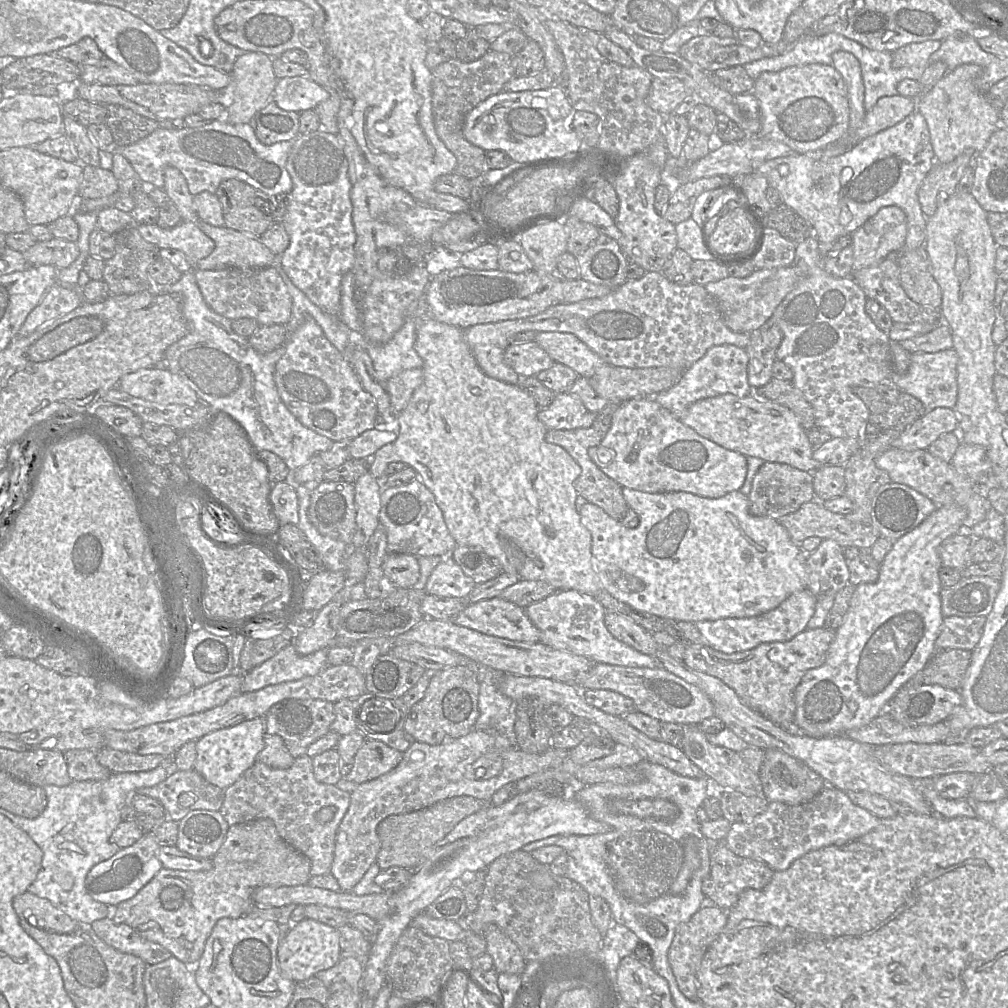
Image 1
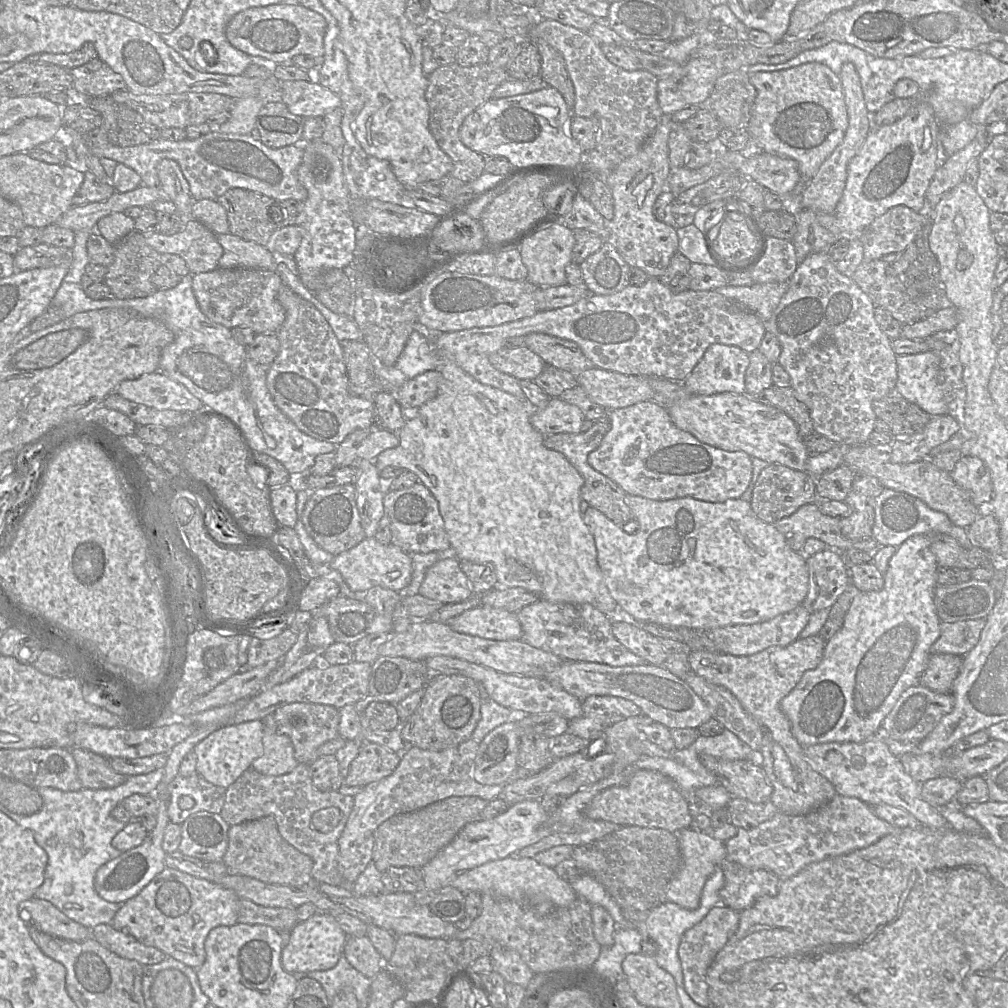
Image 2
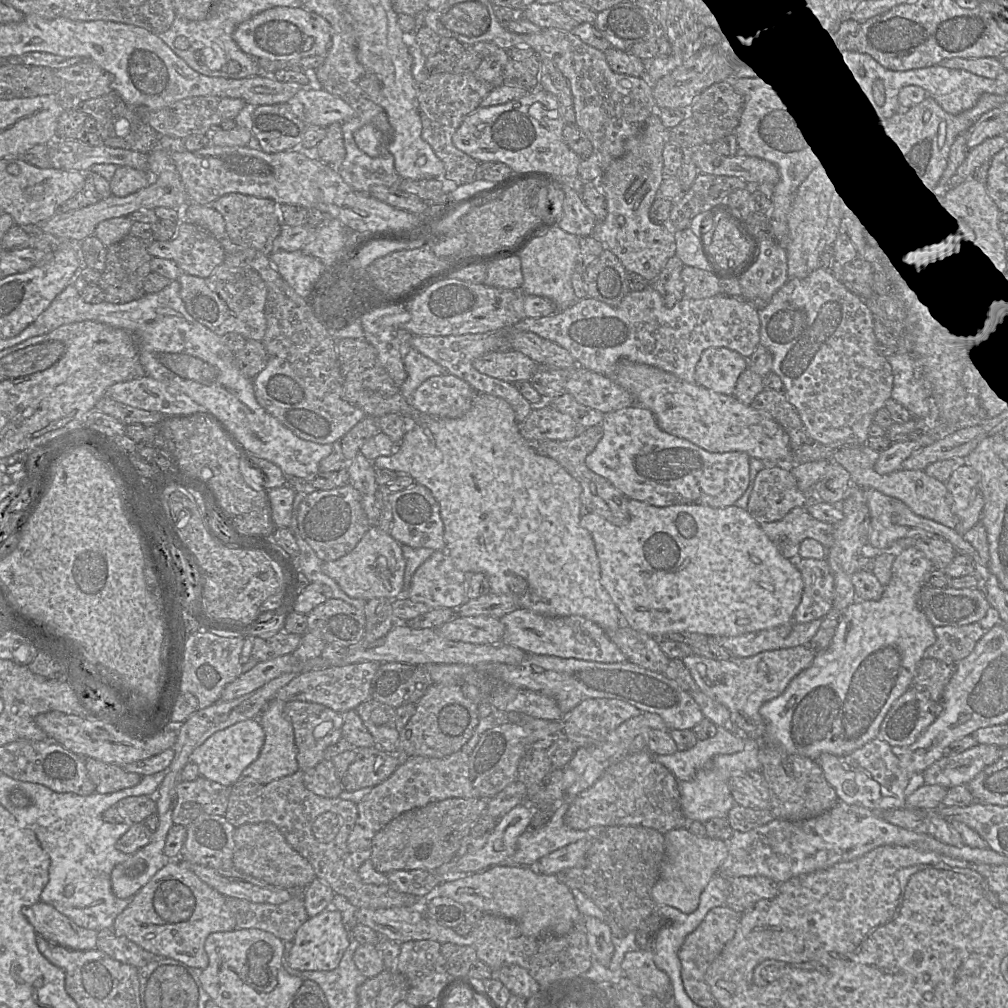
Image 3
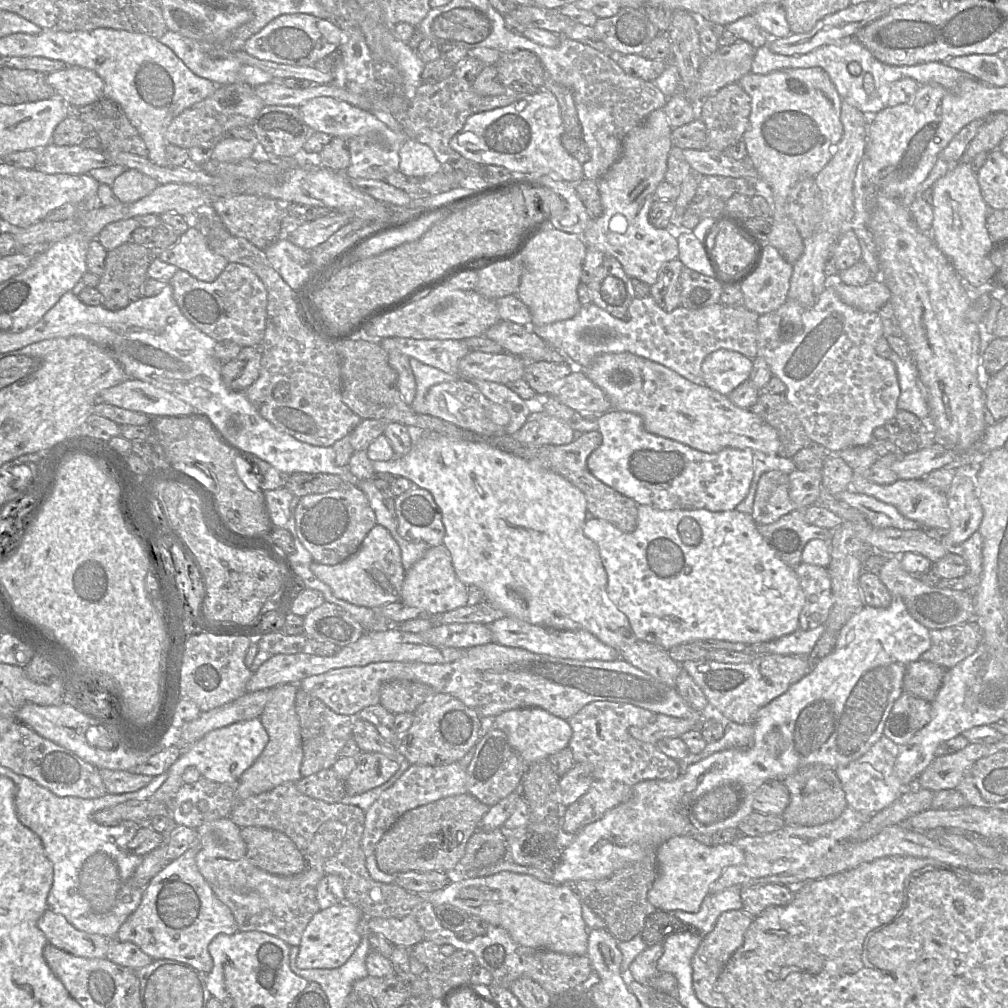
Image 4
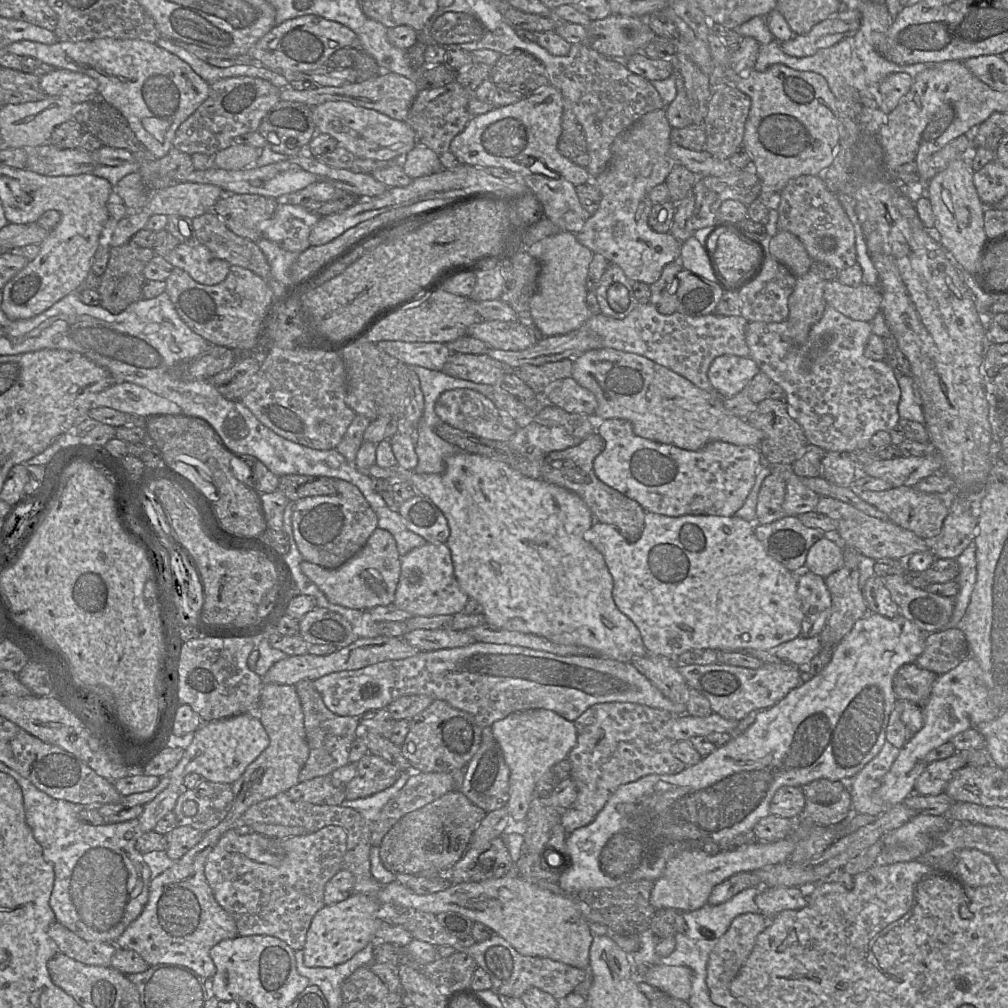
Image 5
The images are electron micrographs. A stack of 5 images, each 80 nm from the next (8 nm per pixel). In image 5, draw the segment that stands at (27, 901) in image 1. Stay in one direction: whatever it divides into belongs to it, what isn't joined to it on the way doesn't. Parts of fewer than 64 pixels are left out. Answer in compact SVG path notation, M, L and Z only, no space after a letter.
M58 921L50 926L48 933L60 952L86 965L110 966L118 949L115 943L86 941Z

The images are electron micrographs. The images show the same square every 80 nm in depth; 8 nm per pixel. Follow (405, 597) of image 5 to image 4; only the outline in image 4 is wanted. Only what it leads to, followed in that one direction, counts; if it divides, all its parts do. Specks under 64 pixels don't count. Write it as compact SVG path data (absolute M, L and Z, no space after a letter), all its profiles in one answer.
M443 545L430 547L424 555L405 571L401 601L418 608L424 615L442 614L467 605L468 586L457 576L448 549Z

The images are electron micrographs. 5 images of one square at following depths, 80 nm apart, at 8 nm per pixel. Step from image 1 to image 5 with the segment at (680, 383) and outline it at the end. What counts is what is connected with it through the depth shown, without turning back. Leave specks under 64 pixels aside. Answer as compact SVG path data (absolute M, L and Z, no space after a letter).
M727 354L713 360L708 378L715 391L727 399L740 393L759 372L752 358Z

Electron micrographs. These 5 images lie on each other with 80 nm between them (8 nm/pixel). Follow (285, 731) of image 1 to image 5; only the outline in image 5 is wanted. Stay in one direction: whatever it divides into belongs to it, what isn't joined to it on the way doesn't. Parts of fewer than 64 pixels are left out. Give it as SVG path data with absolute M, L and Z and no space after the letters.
M302 680L295 685L295 688L304 713L304 726L309 746L308 760L299 775L299 781L302 782L331 775L334 770L350 763L350 748L360 734L360 722L357 717L338 716L332 713L315 689L313 681Z

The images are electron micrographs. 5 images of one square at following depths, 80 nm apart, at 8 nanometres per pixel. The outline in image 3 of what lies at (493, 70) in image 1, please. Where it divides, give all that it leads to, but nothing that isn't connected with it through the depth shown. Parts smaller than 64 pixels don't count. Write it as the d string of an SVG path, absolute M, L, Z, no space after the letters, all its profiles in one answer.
M454 72L429 76L418 87L418 108L422 123L422 138L432 147L444 164L442 179L457 185L475 181L479 162L457 149L452 137L464 118L480 107L481 101L492 90L492 86L482 82L473 73Z

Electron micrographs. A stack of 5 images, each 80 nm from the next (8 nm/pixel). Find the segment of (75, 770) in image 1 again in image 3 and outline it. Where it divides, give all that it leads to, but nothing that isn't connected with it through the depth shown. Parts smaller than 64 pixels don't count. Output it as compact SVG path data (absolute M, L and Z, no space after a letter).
M84 758L88 775L100 794L113 793L119 790L136 786L142 776L127 772L123 767L108 764L94 758Z

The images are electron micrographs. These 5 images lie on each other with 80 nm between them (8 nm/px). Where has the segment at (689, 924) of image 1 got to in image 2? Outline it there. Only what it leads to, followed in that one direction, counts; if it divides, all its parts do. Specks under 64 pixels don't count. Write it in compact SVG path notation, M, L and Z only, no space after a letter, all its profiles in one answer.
M719 904L696 925L684 932L679 947L678 957L681 962L684 988L691 999L702 1007L711 1006L706 982L707 970L717 953L725 946L739 924L739 912Z

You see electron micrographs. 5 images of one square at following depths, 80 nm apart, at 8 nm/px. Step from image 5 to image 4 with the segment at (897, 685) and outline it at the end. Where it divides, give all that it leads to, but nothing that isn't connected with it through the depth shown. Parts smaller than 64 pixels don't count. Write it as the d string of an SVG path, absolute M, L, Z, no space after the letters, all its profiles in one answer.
M929 661L910 663L903 679L903 693L932 702L939 691L947 670Z

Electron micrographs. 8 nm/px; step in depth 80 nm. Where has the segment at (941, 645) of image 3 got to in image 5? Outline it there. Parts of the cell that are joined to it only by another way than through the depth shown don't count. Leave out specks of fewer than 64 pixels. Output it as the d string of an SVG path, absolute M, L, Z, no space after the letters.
M960 628L928 634L925 650L915 661L919 667L939 676L956 668L970 657L966 637Z

